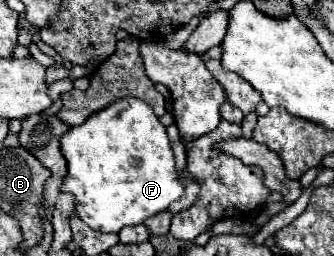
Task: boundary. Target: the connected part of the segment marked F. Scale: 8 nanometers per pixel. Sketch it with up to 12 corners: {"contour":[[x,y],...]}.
{"contour":[[142,99],[70,127],[62,191],[118,233],[184,195]]}

